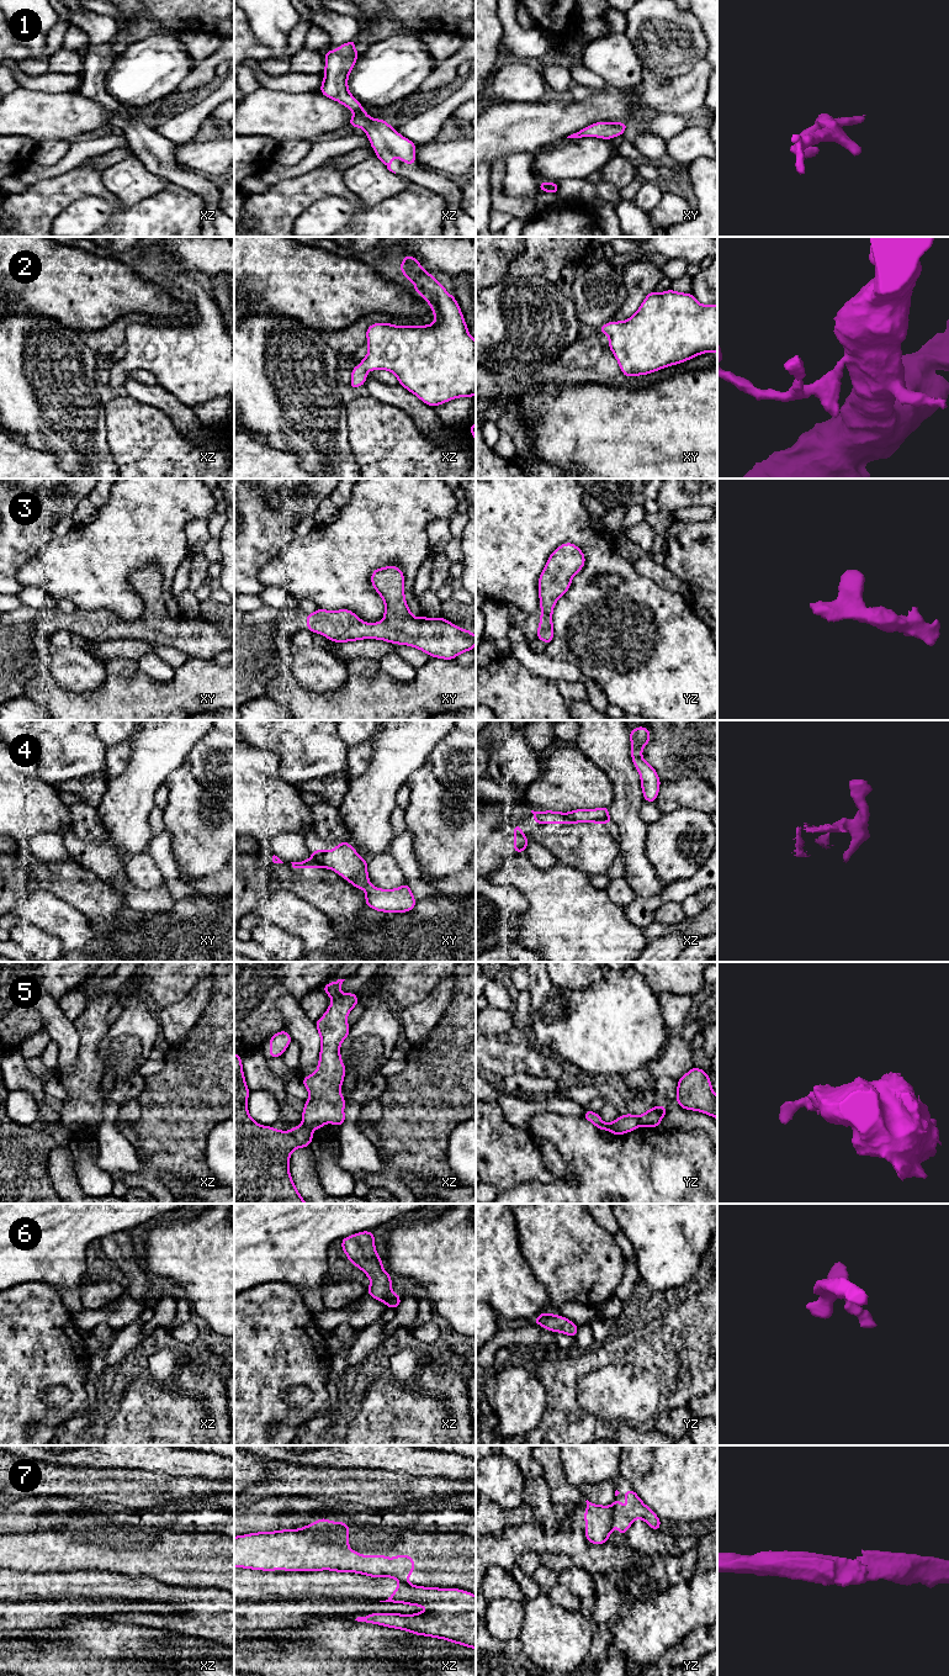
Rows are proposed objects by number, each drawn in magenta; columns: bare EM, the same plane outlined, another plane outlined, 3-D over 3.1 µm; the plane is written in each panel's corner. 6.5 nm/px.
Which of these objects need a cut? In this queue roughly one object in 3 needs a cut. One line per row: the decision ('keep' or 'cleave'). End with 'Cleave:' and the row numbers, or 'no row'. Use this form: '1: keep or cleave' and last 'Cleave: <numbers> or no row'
1: keep
2: keep
3: keep
4: cleave
5: keep
6: keep
7: cleave
Cleave: 4, 7

